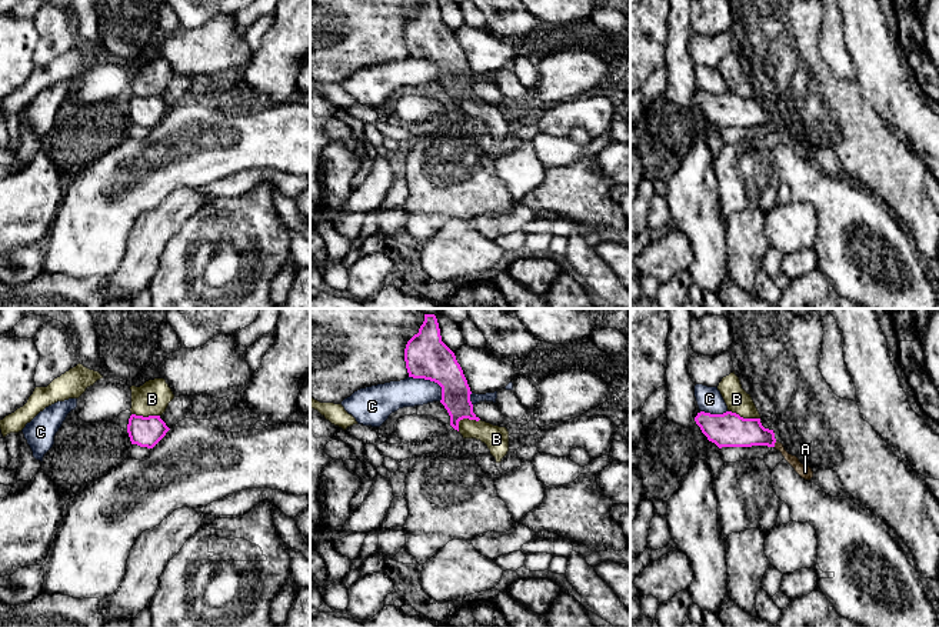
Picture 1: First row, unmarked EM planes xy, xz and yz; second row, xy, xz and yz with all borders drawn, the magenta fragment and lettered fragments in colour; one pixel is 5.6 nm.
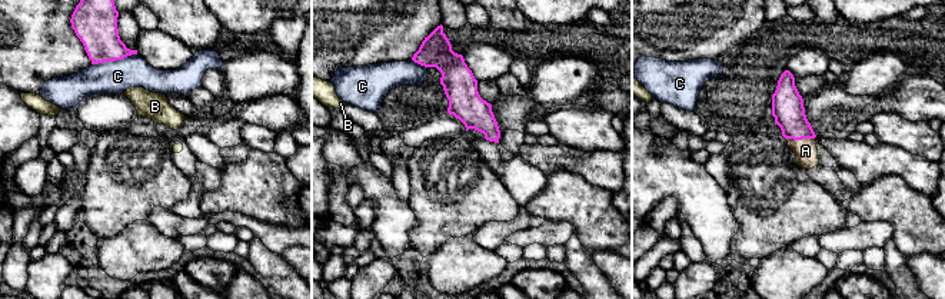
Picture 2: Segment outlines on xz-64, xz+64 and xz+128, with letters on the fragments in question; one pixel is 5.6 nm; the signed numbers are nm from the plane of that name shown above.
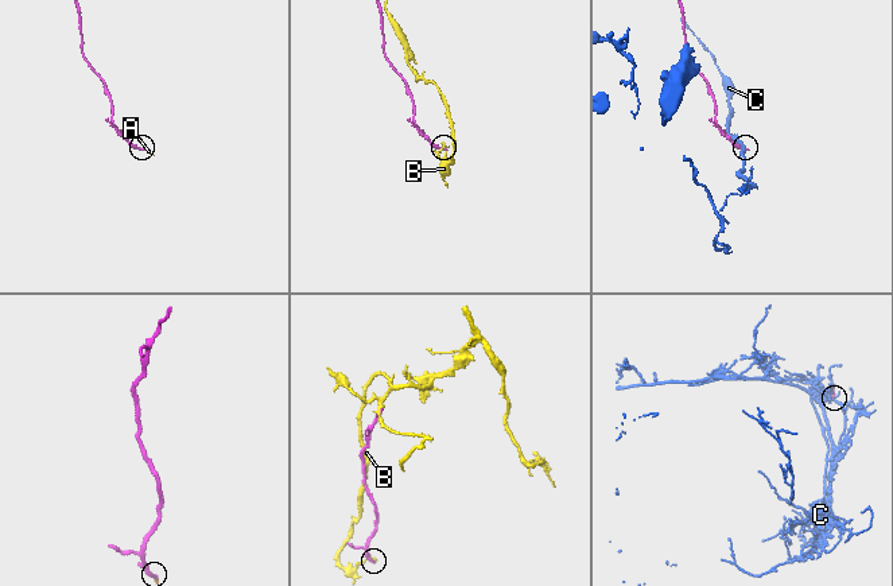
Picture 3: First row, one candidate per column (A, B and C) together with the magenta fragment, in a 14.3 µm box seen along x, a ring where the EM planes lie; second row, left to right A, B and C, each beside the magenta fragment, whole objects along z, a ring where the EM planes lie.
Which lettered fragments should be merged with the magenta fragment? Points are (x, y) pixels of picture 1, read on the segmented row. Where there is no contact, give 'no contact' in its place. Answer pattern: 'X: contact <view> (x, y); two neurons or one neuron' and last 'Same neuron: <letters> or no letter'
A: contact yz (773, 444); one neuron
B: contact yz (745, 419); two neurons
C: contact xz (430, 380); two neurons
Same neuron: A

